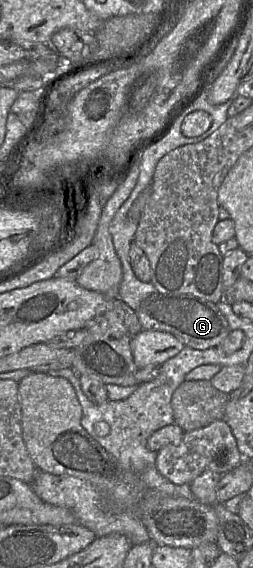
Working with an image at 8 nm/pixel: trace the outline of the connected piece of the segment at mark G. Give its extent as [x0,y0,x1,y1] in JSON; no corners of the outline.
[137,292,232,350]

